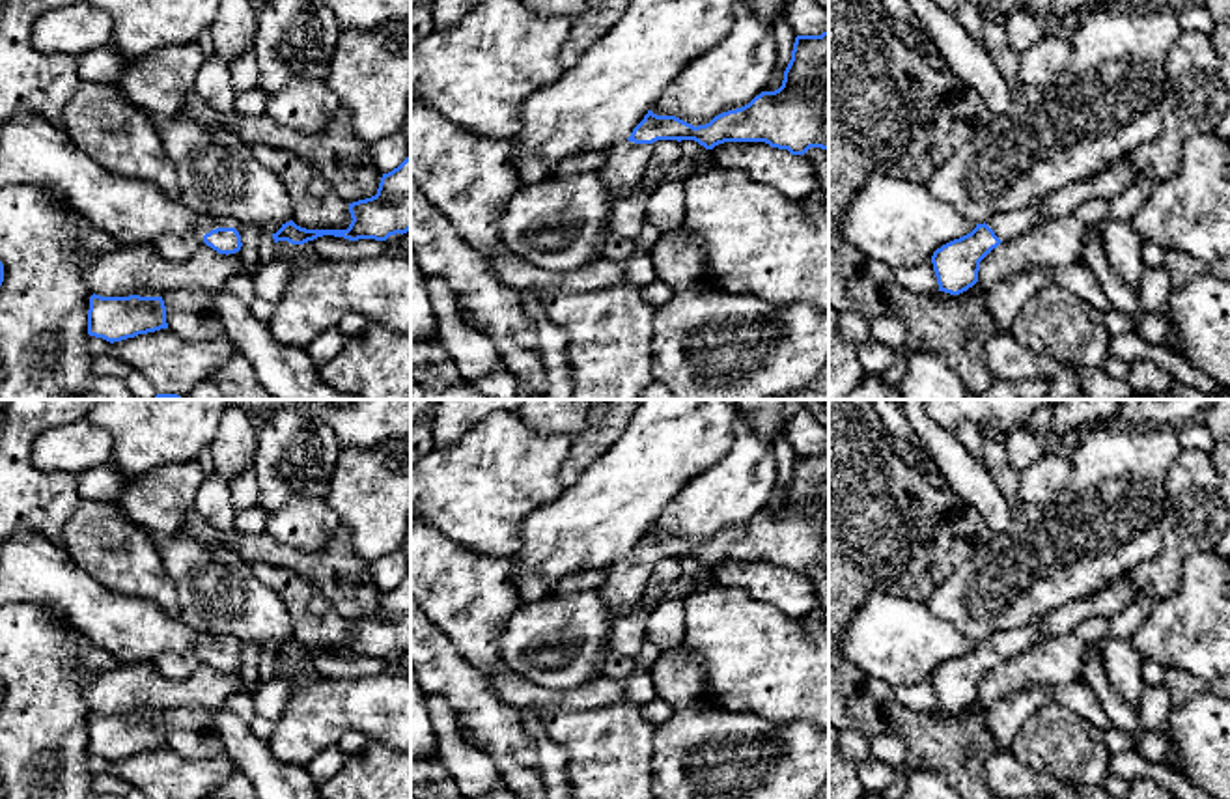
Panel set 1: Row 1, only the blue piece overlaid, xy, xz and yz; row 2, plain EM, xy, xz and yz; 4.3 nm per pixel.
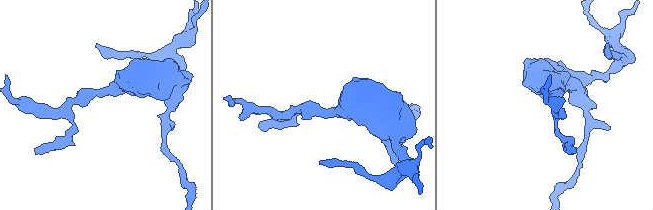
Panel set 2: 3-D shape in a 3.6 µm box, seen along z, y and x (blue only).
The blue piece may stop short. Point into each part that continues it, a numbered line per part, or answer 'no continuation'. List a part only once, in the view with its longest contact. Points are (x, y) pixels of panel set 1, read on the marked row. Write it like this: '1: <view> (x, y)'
1: xy (206, 223)

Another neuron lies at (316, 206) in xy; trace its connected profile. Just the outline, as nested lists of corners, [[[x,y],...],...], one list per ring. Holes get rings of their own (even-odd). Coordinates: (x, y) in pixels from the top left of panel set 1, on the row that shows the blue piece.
[[[263,144],[250,146],[254,157],[280,175],[293,202],[293,222],[306,230],[347,230],[349,203],[336,196],[327,181],[293,151]]]

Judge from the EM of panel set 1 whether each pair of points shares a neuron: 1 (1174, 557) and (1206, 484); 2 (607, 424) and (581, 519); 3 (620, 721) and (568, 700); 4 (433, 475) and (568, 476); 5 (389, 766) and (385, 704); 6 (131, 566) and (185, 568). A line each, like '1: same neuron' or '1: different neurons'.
1: same neuron
2: different neurons
3: different neurons
4: different neurons
5: different neurons
6: different neurons

